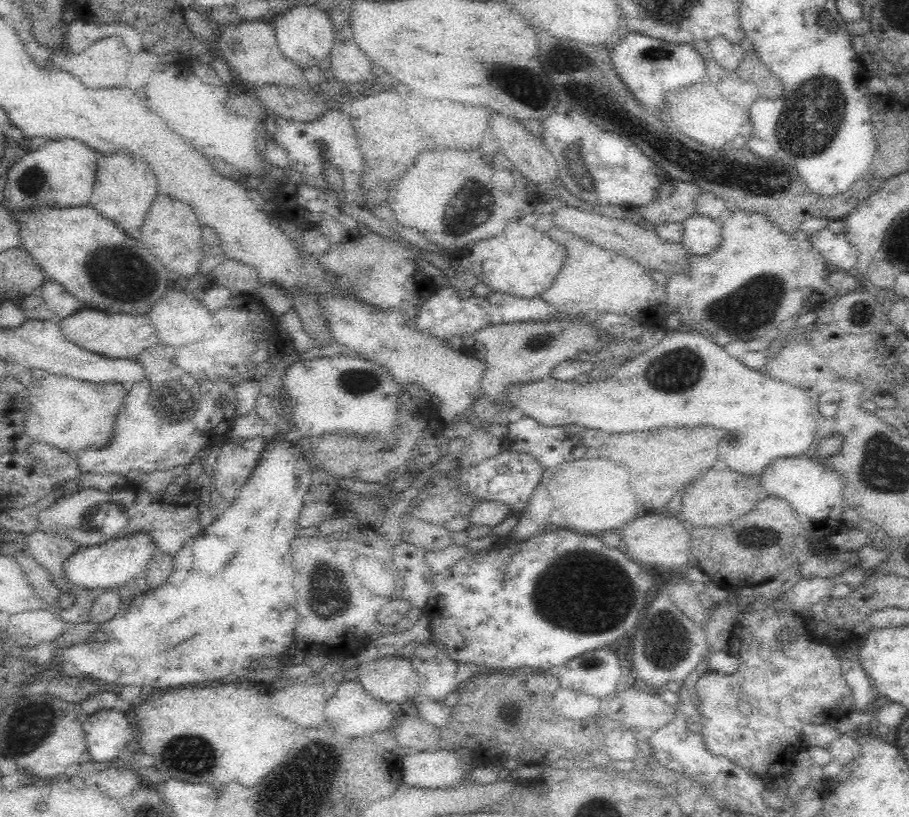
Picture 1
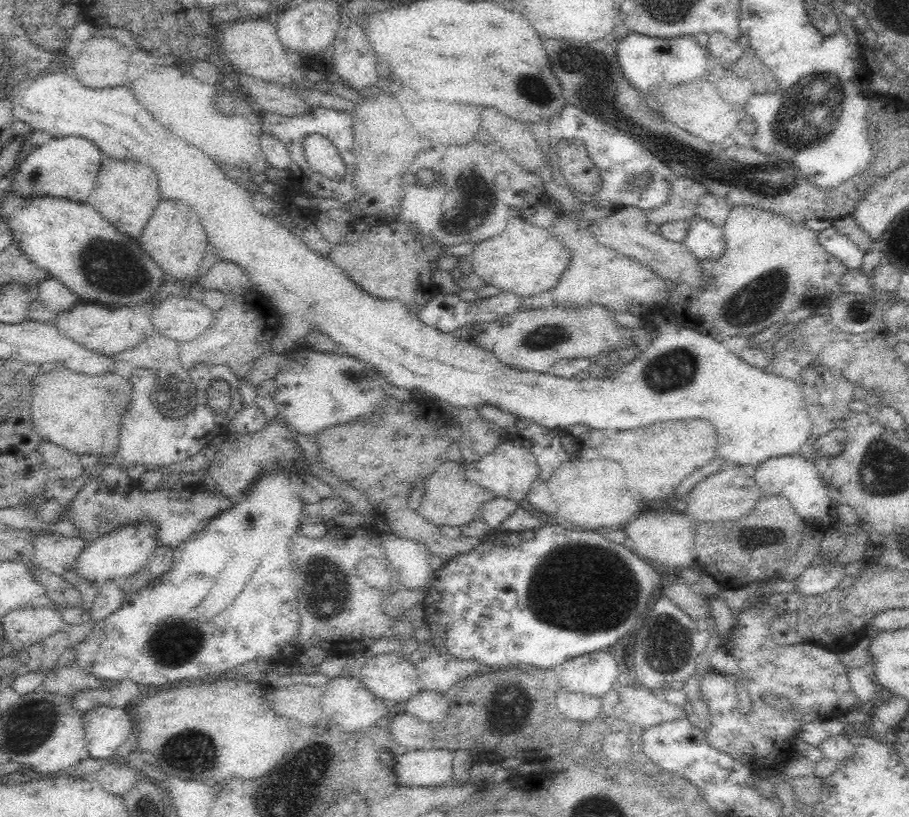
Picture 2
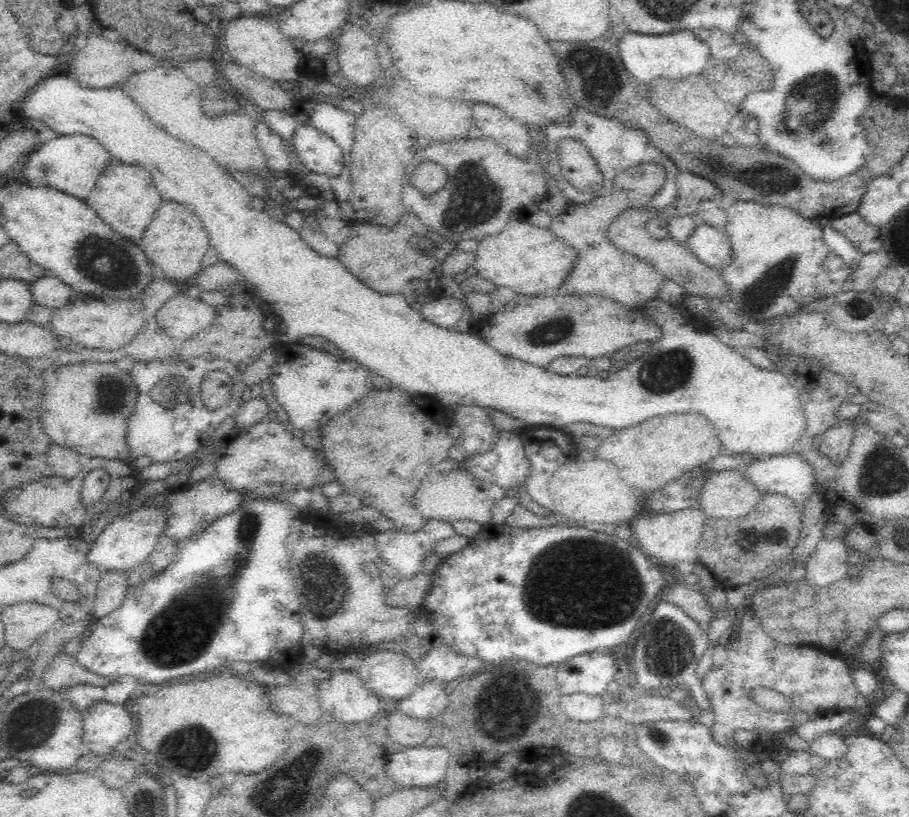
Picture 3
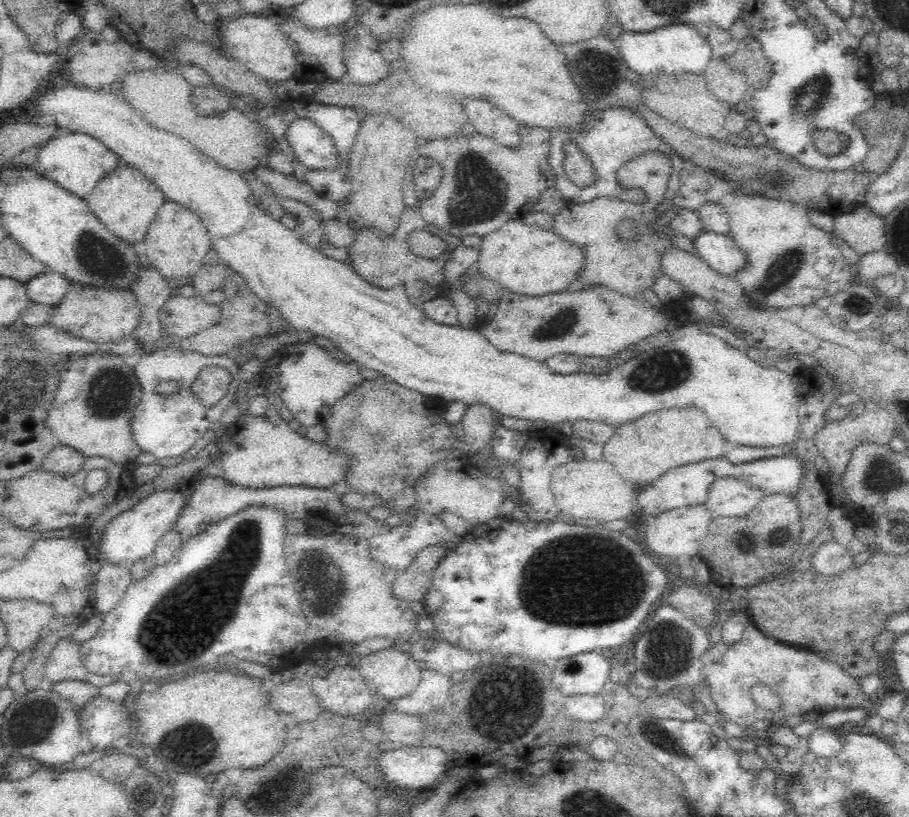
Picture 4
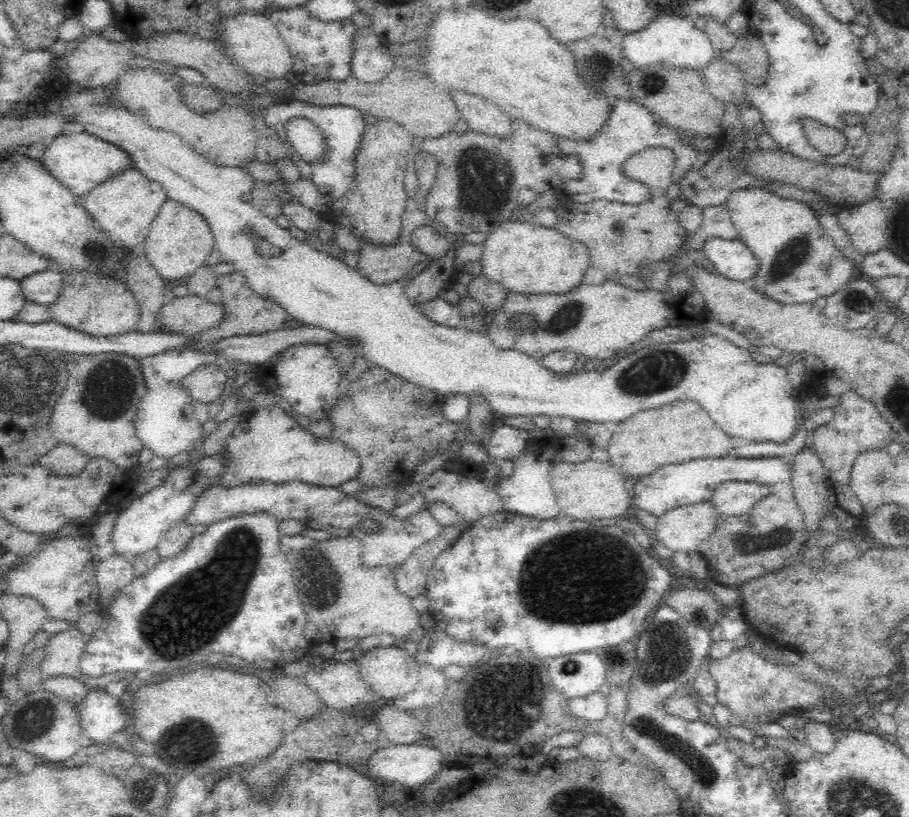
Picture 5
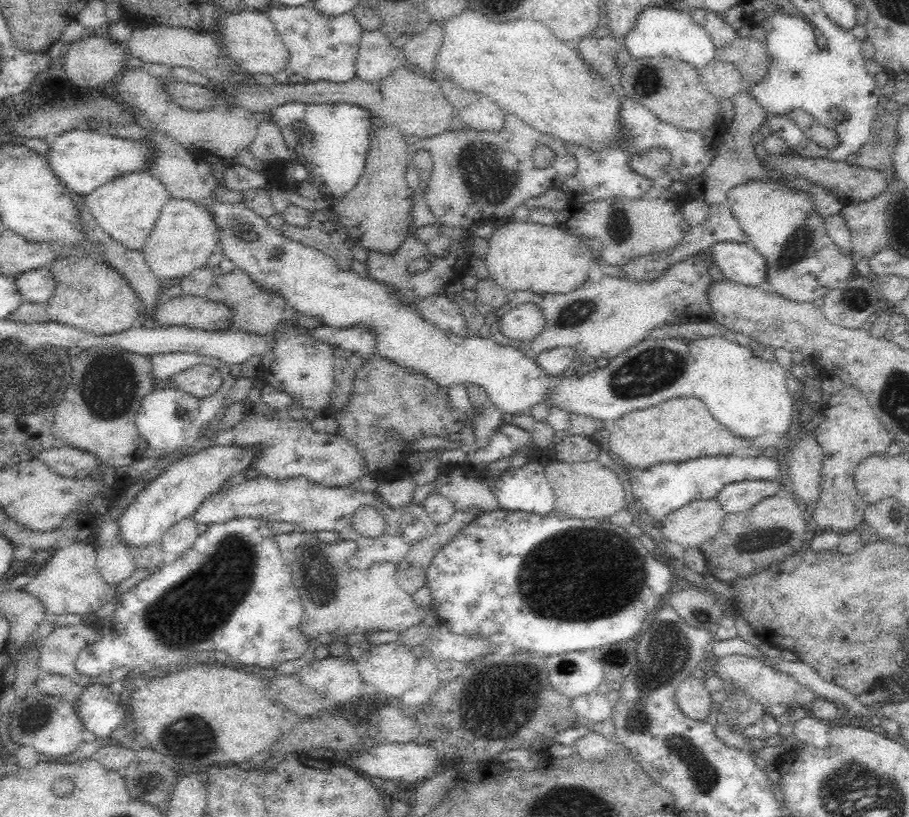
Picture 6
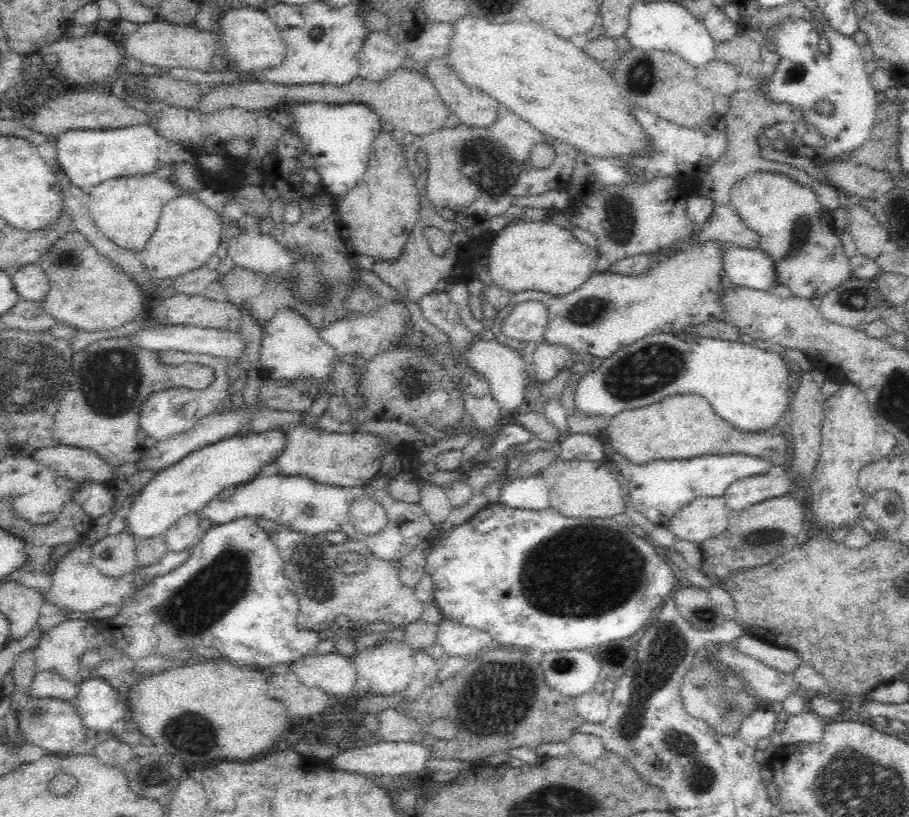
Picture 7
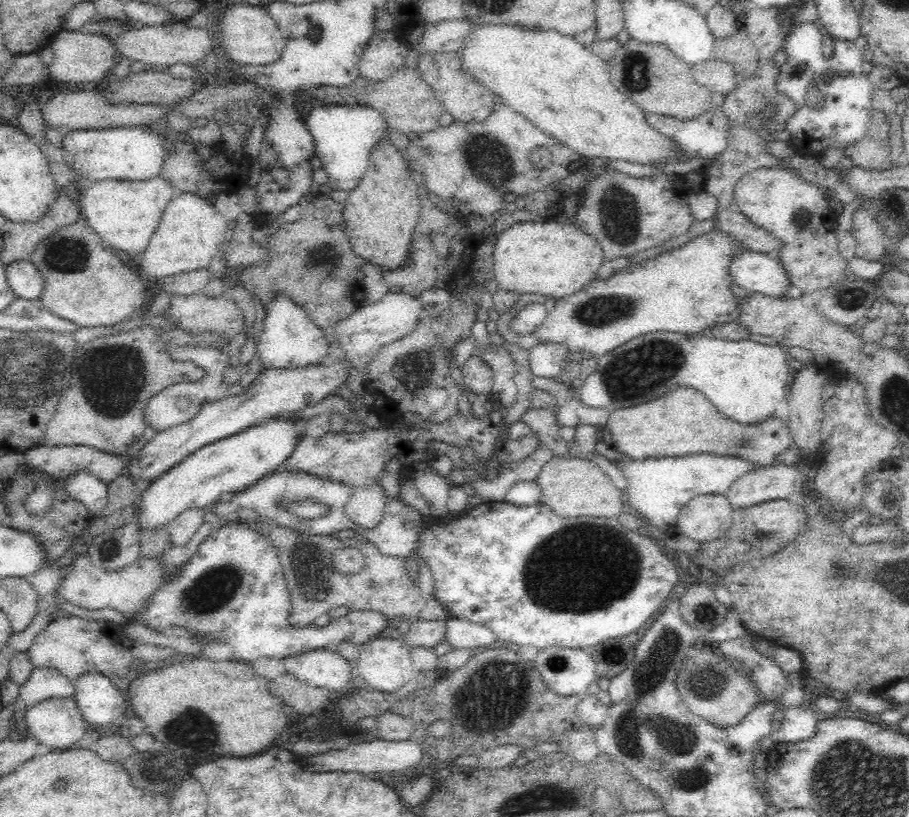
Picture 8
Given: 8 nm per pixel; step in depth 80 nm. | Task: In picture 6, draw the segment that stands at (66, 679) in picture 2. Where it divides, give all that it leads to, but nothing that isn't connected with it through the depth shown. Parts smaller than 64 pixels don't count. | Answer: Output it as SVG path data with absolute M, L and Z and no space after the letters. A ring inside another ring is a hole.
M78 623L74 626L62 626L56 627L45 639L42 640L38 649L40 651L39 660L39 674L40 676L46 676L47 674L57 674L70 677L76 684L80 684L83 687L92 683L102 683L102 685L108 685L110 682L118 682L120 684L126 683L132 671L128 667L117 668L102 673L101 675L91 677L85 674L80 674L77 671L75 662L78 658L79 652L86 648L89 644L96 642L99 638L98 630L100 626L98 624L91 624L89 626L84 623Z

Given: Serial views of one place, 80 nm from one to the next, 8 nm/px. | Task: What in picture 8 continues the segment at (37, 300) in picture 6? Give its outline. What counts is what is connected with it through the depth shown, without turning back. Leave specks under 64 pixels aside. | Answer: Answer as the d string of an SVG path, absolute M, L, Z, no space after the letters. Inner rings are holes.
M20 260L5 266L6 279L14 295L25 300L40 299L44 292L44 277L29 260Z

